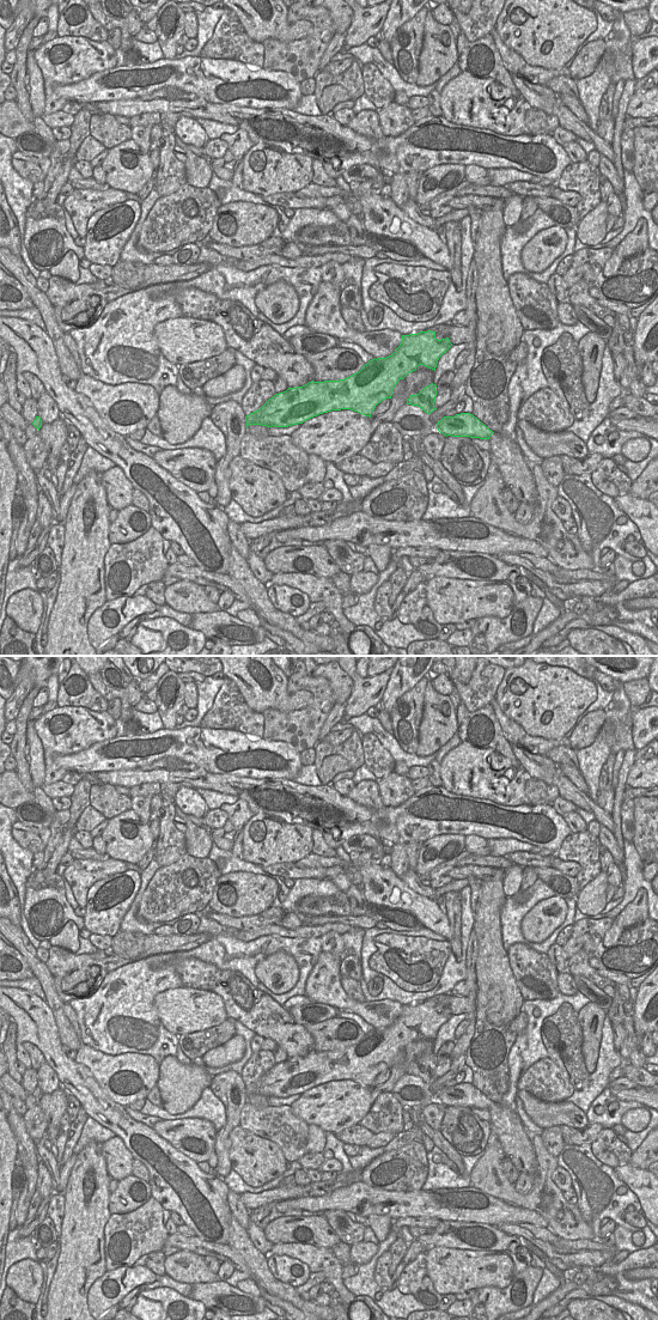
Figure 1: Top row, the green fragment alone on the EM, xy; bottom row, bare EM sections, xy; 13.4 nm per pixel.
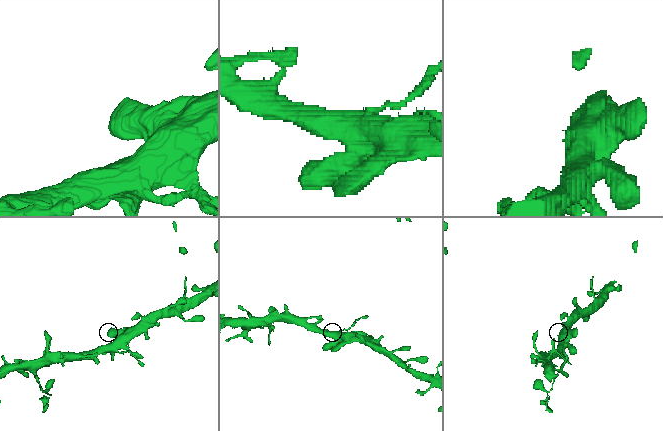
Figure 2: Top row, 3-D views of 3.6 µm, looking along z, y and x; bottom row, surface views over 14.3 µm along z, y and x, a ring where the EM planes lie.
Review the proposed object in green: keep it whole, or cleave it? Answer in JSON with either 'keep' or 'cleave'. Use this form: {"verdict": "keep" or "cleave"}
{"verdict": "keep"}

